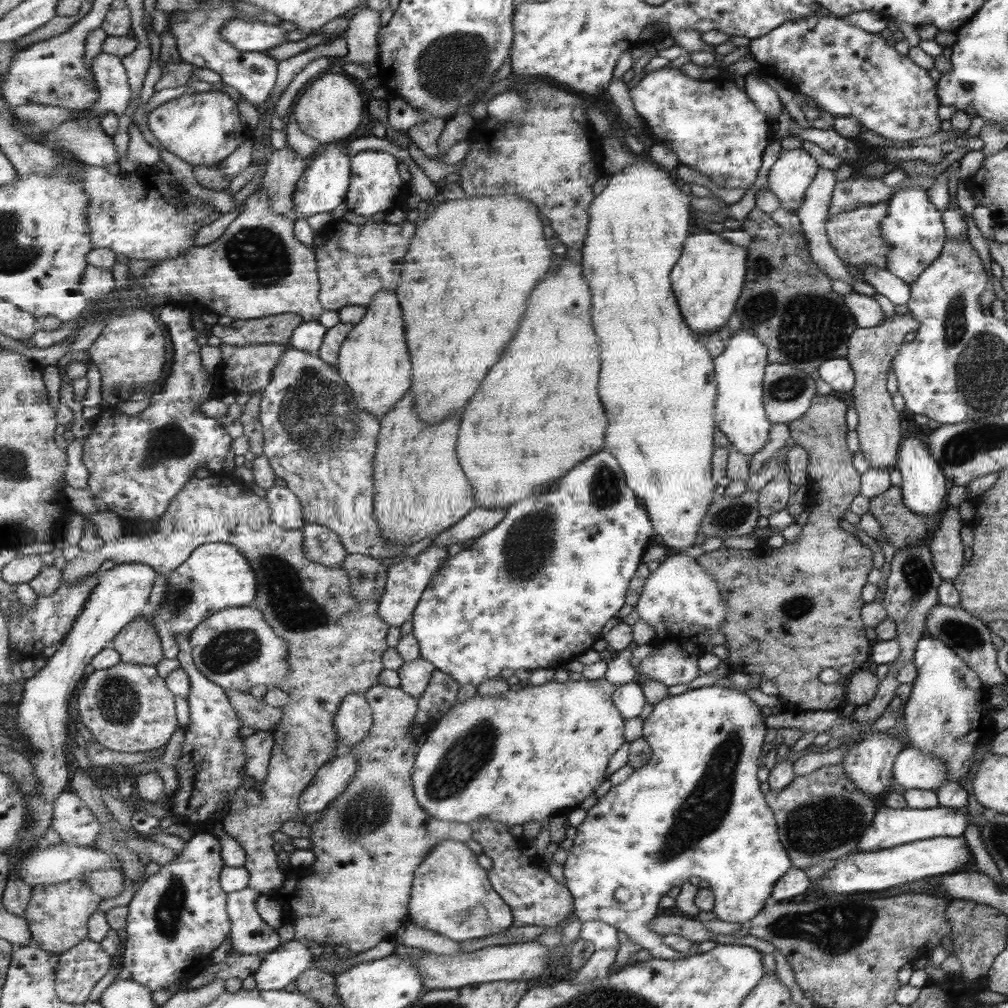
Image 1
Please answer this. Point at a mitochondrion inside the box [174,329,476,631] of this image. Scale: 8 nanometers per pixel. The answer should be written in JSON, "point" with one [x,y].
{"point":[317,414]}

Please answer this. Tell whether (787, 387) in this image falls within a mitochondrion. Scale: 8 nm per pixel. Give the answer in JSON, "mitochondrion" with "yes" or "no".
{"mitochondrion":"yes"}

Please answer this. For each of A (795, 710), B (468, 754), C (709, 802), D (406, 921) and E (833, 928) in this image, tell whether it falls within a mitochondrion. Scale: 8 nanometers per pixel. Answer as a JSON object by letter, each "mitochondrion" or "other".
{"A":"other","B":"mitochondrion","C":"mitochondrion","D":"other","E":"mitochondrion"}

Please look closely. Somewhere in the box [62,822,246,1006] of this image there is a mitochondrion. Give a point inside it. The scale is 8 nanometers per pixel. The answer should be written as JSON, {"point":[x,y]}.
{"point":[167,913]}

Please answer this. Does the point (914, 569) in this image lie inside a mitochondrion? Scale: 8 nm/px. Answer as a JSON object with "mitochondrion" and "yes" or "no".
{"mitochondrion":"yes"}

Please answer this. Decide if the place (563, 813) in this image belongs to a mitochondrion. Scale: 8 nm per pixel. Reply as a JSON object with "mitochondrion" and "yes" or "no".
{"mitochondrion":"no"}

